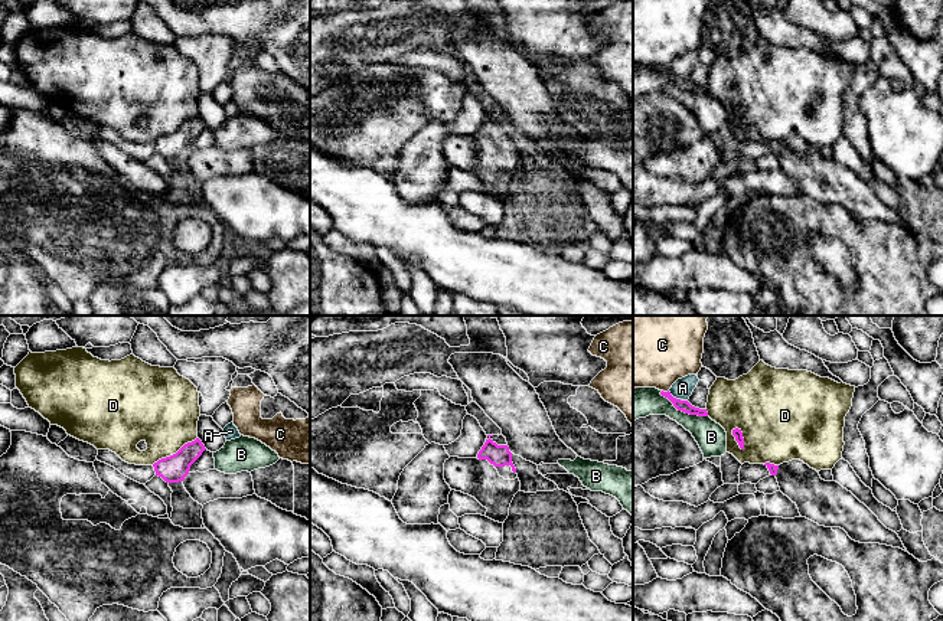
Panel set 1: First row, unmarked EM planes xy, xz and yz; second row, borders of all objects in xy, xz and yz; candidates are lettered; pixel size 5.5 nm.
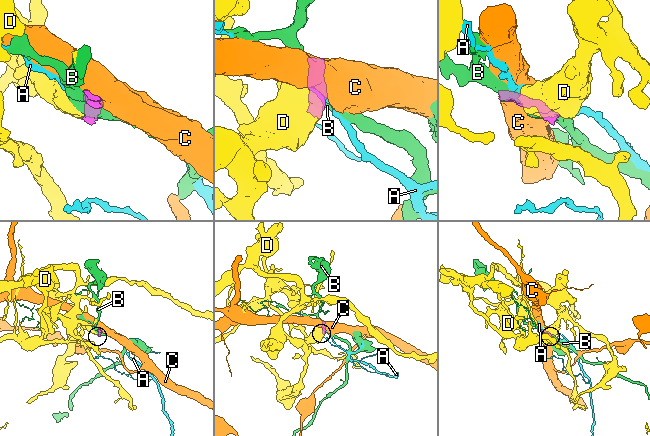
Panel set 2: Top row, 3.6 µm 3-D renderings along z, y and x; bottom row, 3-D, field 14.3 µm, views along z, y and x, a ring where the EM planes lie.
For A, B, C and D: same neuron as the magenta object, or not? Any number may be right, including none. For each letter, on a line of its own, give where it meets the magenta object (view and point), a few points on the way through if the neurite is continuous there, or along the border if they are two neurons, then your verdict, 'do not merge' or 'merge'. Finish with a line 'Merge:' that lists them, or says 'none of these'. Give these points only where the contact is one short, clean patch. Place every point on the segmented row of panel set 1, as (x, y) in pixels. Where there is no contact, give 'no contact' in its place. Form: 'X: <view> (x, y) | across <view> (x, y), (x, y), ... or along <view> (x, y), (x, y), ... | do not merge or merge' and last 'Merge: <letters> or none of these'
A: yz (678, 399) | do not merge
B: yz (684, 411) | do not merge
C: yz (665, 392) | do not merge
D: yz (743, 438) | do not merge
Merge: none of these

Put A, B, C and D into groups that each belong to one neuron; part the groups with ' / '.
A / B / C / D

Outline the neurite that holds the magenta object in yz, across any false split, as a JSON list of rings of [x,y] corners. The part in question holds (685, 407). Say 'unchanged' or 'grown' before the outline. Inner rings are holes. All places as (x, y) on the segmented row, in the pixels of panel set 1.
unchanged; [[[662,390],[660,395],[668,398],[678,411],[682,411],[689,415],[708,416],[707,409],[699,409],[699,408],[692,406],[688,401],[676,399],[670,395],[669,390],[668,392]]]

